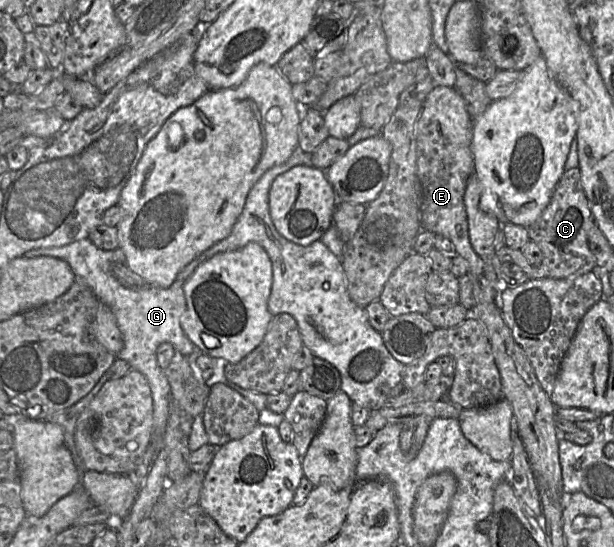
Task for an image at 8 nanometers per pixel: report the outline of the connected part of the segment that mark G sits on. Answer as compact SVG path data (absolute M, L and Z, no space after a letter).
M81 239L61 247L39 248L27 251L24 255L26 258L35 258L41 256L54 257L63 260L69 264L74 275L75 281L81 281L87 285L98 299L109 306L117 319L117 325L123 337L123 349L116 354L116 358L127 361L131 370L137 370L142 373L148 381L153 398L153 438L155 439L157 453L163 448L163 439L165 427L168 419L169 403L170 403L170 385L166 375L166 371L162 369L157 362L156 350L161 343L168 342L172 344L176 351L183 356L189 356L194 350L199 350L201 354L205 354L200 350L182 330L180 321L186 309L186 300L184 296L184 284L191 276L198 262L196 257L192 262L185 266L176 276L175 281L167 288L159 288L155 286L145 286L140 289L130 289L120 284L111 274L110 266L113 263L126 263L124 252L121 248L114 250L102 250L96 247L89 239Z

